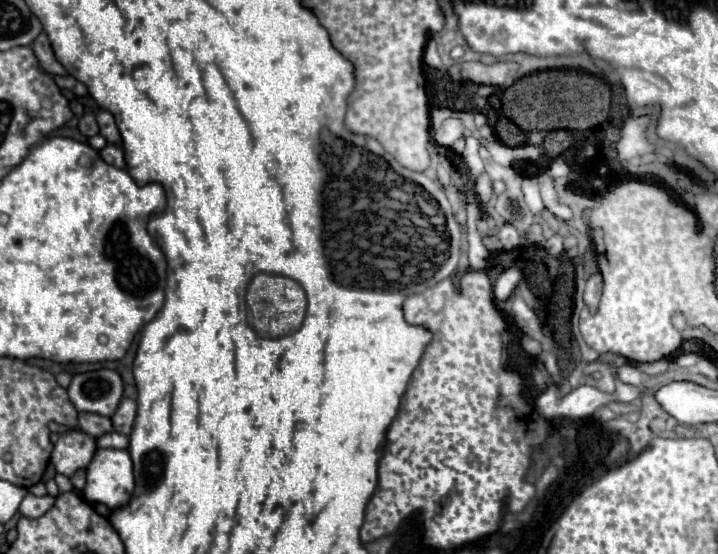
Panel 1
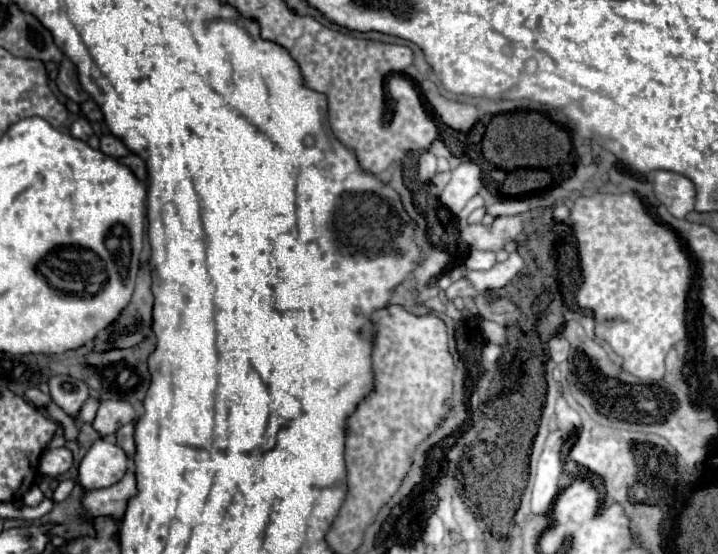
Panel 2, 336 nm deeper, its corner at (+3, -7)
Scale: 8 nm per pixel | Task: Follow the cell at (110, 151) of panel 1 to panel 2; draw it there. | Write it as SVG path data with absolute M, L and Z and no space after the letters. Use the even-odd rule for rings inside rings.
M129 153L125 159L121 159L121 163L123 163L123 165L127 165L127 167L129 167L129 169L135 173L135 177L137 177L137 179L141 179L141 181L145 181L145 179L147 179L145 161L143 161L139 155Z

